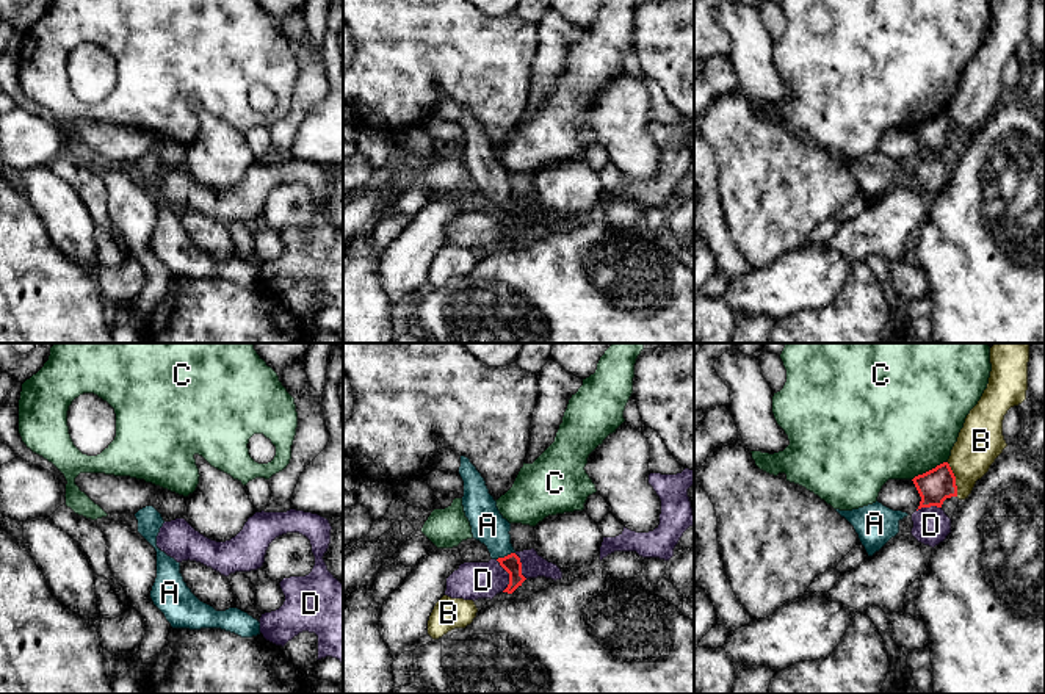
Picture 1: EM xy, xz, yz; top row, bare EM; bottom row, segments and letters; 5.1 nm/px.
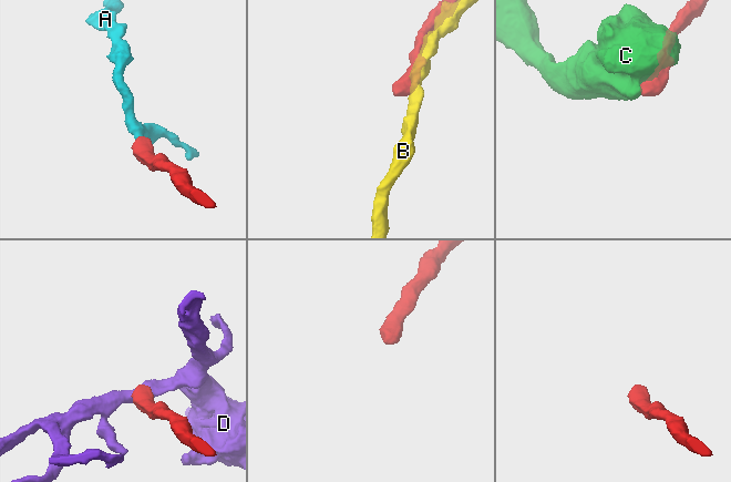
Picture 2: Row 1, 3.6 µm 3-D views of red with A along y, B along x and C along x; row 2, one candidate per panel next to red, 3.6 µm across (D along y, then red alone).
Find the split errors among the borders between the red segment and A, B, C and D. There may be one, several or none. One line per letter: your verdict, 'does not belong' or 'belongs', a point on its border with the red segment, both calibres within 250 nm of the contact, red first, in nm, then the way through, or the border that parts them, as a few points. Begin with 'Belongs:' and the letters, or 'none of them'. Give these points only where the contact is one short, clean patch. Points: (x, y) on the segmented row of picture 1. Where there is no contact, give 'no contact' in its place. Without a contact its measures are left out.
Belongs: A
A: belongs | xz (505, 556) | 90/180 nm | across xz (511, 563), (505, 556), (494, 531), (488, 525)
B: does not belong | yz (954, 480) | 170/240 nm
C: does not belong | yz (929, 470) | 170/500 nm
D: does not belong | xz (509, 575) | 90/190 nm | along xz (495, 560), (508, 574), (508, 586), (503, 591)

